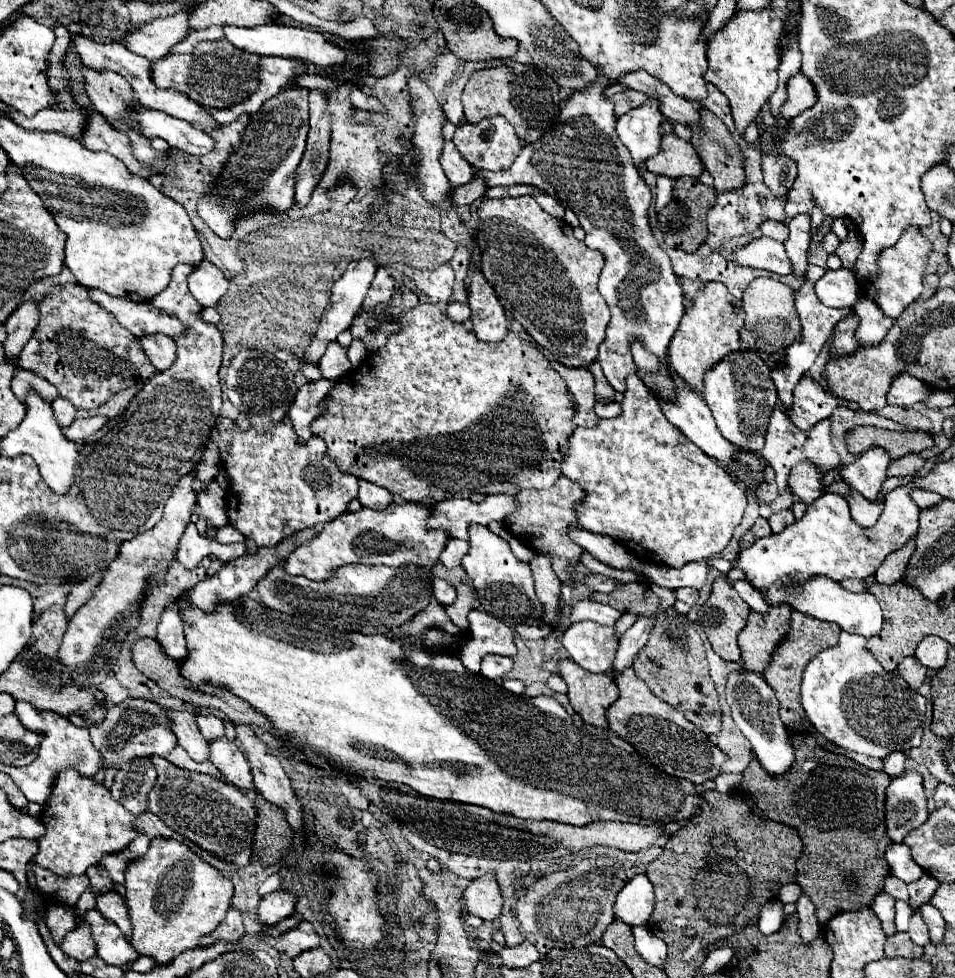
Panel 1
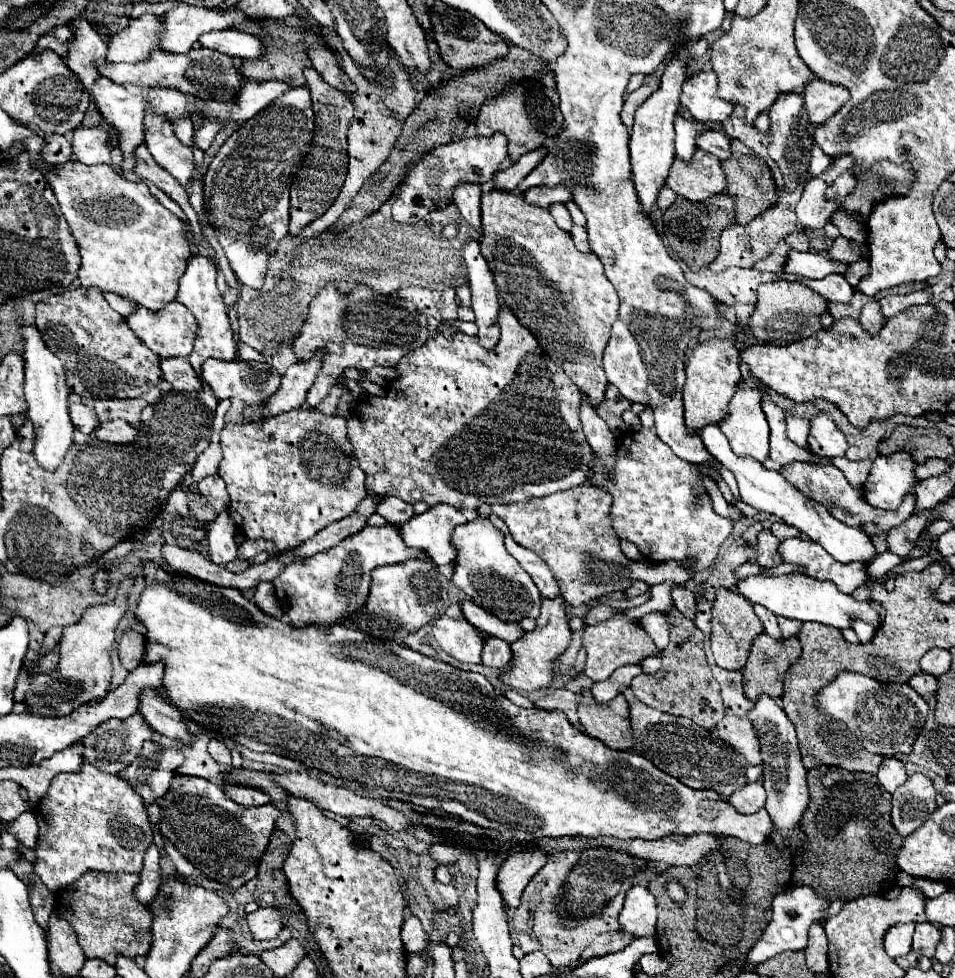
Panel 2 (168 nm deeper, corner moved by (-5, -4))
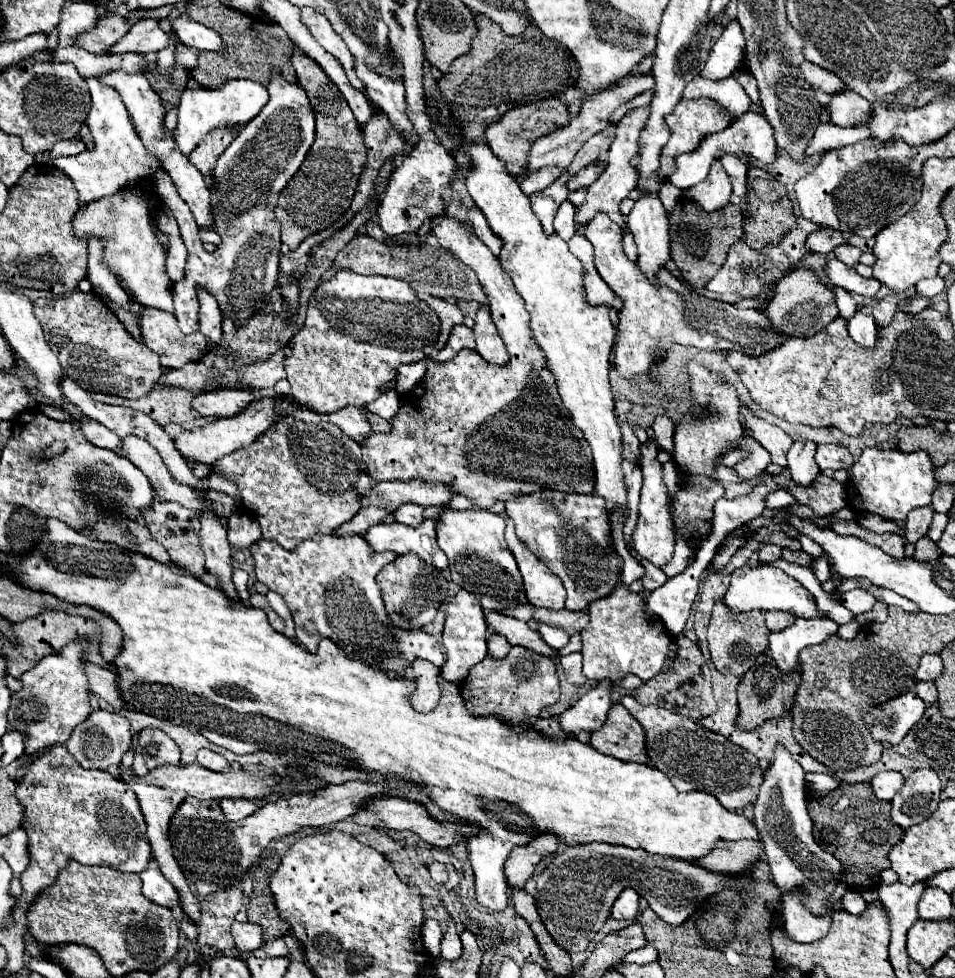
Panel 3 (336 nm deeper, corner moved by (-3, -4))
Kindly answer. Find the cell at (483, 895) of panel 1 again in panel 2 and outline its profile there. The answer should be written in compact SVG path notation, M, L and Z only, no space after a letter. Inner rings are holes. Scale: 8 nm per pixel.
M516 852L510 854L498 872L498 886L508 908L516 908L520 904L522 890L532 880L532 876L548 862L546 852Z

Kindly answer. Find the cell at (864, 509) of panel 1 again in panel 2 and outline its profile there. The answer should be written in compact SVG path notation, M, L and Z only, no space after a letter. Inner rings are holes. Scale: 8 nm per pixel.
M792 462L780 468L780 474L792 484L796 486L802 494L806 494L810 500L820 502L822 506L826 506L826 510L840 522L862 528L868 536L872 536L872 532L884 532L890 530L898 524L902 524L904 520L908 520L908 516L914 512L914 496L908 496L908 500L904 500L904 504L896 510L896 512L880 512L880 508L872 508L864 496L860 496L860 490L852 488L848 484L848 480L844 478L844 474L832 466L832 464L812 464L812 462Z

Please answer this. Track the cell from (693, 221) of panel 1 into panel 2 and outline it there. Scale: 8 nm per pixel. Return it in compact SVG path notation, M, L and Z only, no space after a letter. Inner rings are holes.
M726 194L712 196L712 200L706 200L704 204L692 204L684 200L682 196L676 198L676 202L664 212L664 236L670 244L670 248L692 268L692 272L708 266L714 262L720 250L720 234L724 228L736 222L736 208L734 200ZM732 216L732 218L730 218Z

